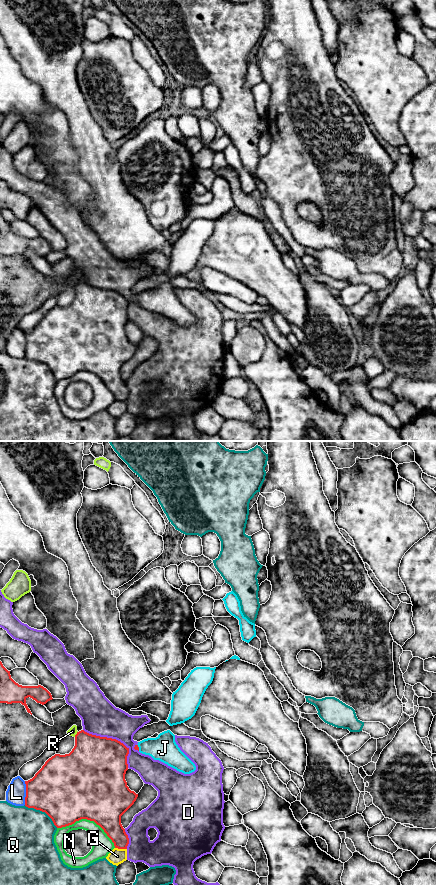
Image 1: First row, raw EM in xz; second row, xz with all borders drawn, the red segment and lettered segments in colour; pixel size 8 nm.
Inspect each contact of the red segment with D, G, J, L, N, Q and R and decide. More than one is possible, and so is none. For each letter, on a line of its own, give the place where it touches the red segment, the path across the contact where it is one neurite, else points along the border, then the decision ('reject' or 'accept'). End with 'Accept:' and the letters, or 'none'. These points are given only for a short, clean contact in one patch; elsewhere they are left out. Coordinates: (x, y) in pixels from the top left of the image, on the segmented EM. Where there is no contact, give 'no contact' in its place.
D: xz (115, 739) | reject
G: xz (121, 848) | reject
J: xz (138, 747) | across xz (136, 747), (138, 747), (163, 748) | accept
L: xz (26, 793) | reject
N: xz (89, 819) | reject
Q: xz (42, 811) | reject
R: xz (76, 734) | reject
Accept: J

